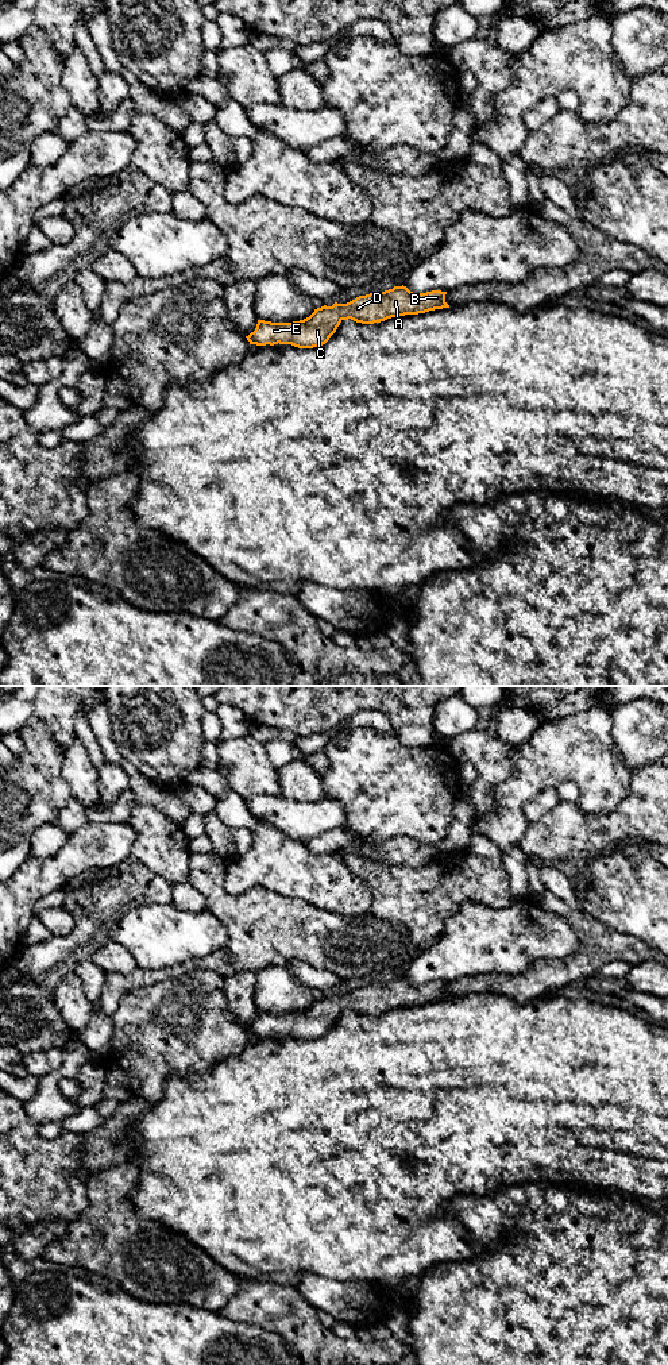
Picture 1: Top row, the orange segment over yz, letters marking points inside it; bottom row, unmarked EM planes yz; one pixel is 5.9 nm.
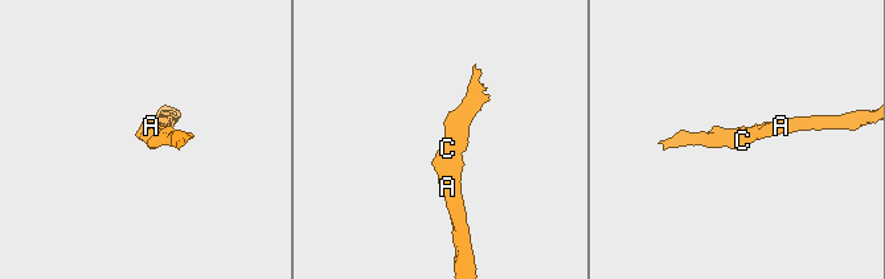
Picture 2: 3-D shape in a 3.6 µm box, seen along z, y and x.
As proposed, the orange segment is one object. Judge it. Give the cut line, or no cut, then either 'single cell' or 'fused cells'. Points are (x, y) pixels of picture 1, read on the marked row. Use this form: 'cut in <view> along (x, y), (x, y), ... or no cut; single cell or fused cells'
no cut; single cell

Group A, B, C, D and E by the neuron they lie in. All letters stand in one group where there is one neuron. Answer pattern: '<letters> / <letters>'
A B C D E

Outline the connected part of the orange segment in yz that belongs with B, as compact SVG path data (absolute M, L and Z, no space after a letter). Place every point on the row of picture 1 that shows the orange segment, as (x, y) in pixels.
M394 286L385 292L359 296L347 304L335 302L321 306L300 321L271 323L258 320L256 328L247 338L250 344L291 344L298 348L313 348L325 344L343 320L362 324L381 323L391 317L418 315L449 308L447 292L432 290L413 293L406 286Z

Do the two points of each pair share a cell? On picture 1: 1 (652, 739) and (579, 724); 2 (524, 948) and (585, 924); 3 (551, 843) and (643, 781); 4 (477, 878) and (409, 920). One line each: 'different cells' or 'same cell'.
1: different cells
2: different cells
3: same cell
4: same cell

